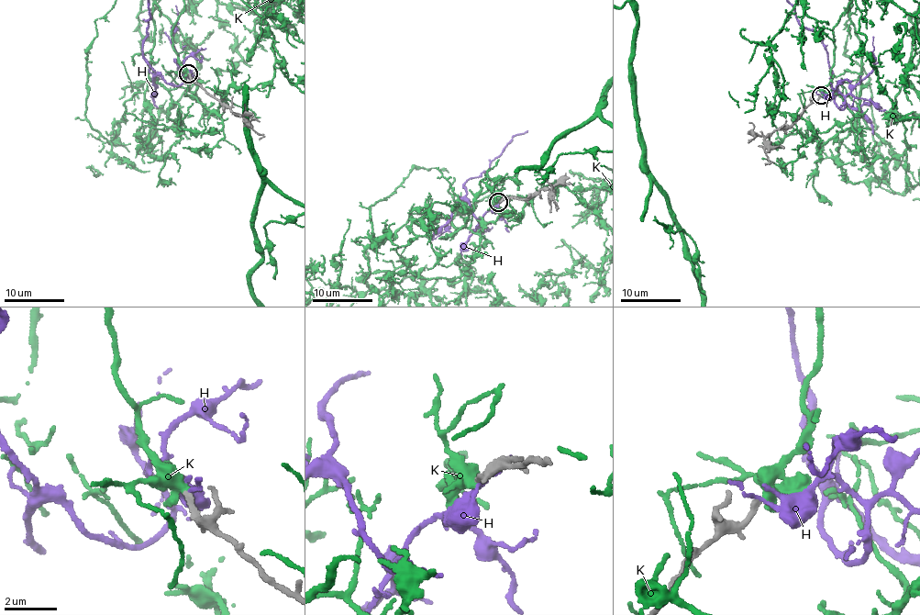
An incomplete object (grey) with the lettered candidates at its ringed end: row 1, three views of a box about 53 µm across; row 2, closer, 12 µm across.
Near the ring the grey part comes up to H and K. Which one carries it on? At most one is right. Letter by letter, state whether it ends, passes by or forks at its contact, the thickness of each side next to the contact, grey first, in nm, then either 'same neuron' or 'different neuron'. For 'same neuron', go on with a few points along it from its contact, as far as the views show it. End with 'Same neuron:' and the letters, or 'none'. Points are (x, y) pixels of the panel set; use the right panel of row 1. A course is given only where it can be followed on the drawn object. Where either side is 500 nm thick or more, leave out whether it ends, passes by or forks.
H: it passes by; calibres 200 and 100 nm; different neuron
K: it passes by; calibres 200 and 360 nm; same neuron
Same neuron: K

